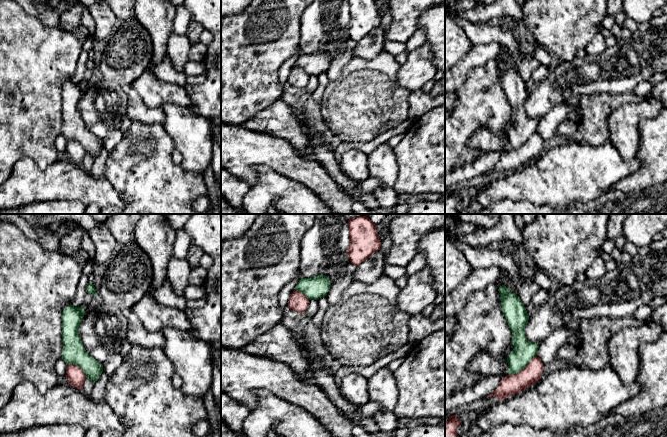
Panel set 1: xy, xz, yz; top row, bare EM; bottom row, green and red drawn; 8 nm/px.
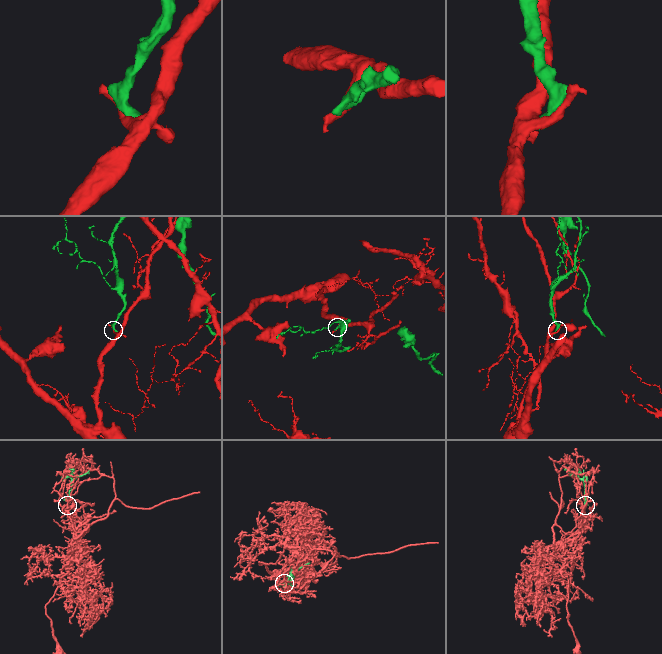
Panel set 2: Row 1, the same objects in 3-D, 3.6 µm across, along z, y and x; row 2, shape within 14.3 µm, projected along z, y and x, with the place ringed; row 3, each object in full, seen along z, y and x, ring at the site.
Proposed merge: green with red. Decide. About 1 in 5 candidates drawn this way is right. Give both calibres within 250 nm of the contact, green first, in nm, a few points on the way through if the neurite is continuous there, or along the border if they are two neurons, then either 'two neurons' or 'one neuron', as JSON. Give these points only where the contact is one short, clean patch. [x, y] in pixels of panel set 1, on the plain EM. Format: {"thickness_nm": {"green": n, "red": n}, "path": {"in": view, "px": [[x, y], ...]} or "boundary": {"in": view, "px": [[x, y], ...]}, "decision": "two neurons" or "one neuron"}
{"thickness_nm": {"green": 170, "red": 160}, "decision": "two neurons"}

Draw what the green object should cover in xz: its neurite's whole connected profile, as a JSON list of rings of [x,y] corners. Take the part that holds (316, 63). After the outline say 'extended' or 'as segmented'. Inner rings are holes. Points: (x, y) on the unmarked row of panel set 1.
[[[325,51],[302,54],[297,59],[295,66],[303,69],[309,76],[318,76],[327,71],[331,62],[330,55]]]; as segmented

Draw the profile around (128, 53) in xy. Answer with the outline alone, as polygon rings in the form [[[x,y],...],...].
[[[135,18],[123,20],[107,39],[96,74],[103,83],[127,89],[148,70],[152,56],[146,28]]]

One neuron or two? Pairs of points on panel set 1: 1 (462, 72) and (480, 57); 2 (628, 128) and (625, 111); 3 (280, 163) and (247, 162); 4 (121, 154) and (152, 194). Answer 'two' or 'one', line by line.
1: one
2: one
3: one
4: one

